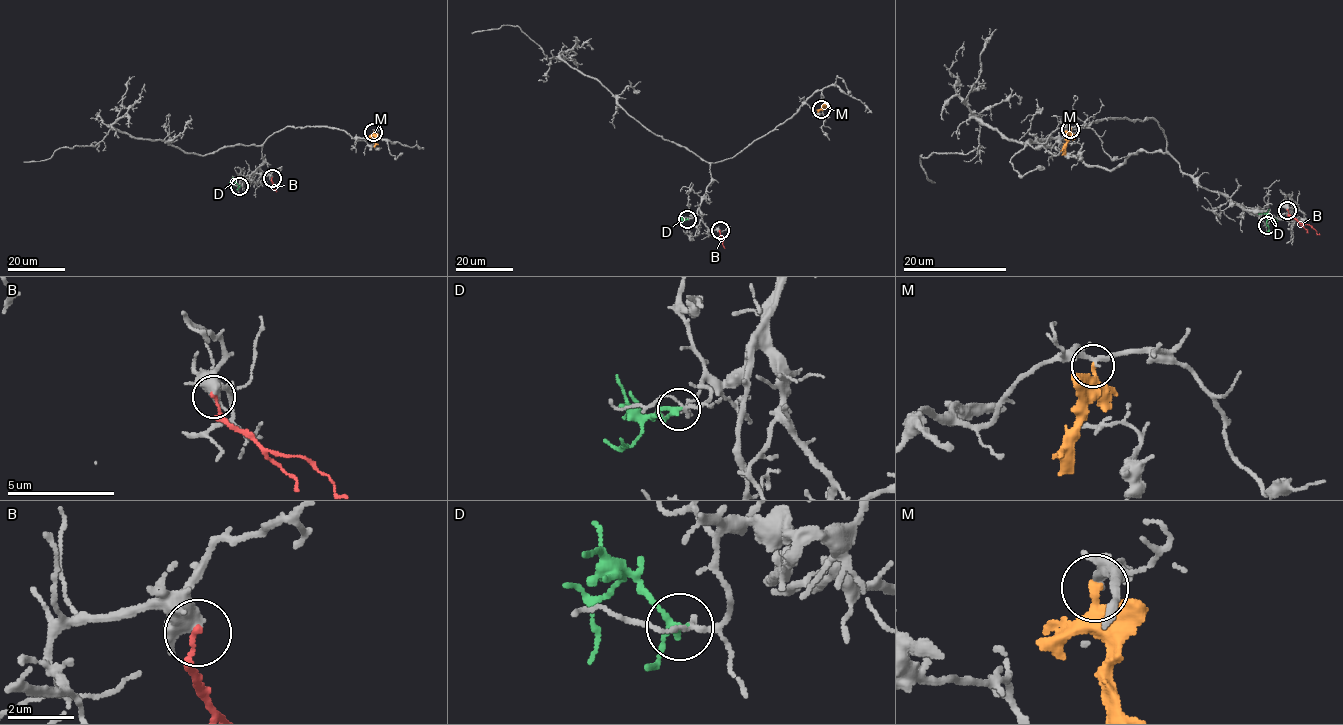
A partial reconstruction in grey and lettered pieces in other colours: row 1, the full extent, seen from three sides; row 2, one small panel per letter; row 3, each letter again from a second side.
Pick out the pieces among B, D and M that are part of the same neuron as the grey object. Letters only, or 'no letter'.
D

